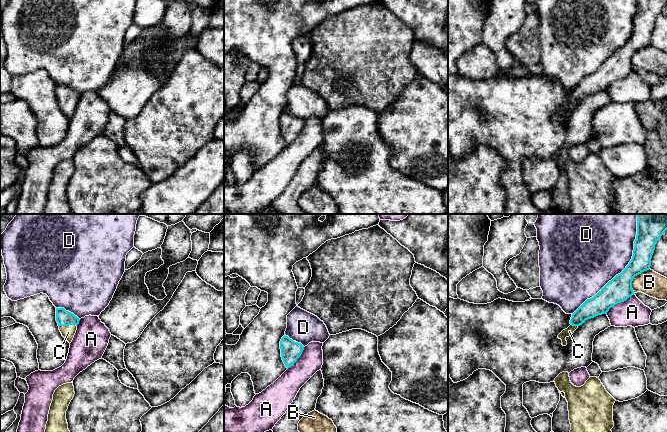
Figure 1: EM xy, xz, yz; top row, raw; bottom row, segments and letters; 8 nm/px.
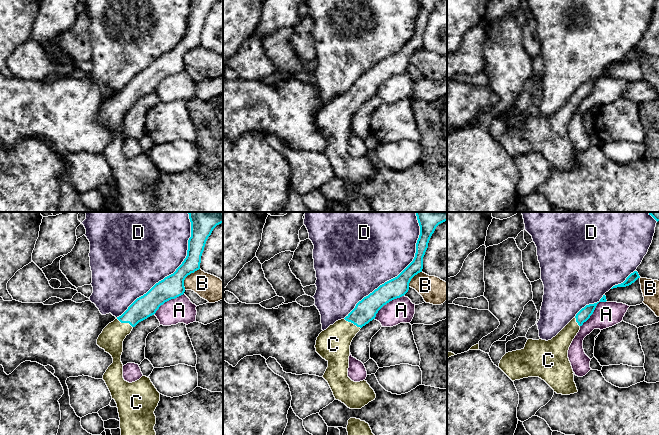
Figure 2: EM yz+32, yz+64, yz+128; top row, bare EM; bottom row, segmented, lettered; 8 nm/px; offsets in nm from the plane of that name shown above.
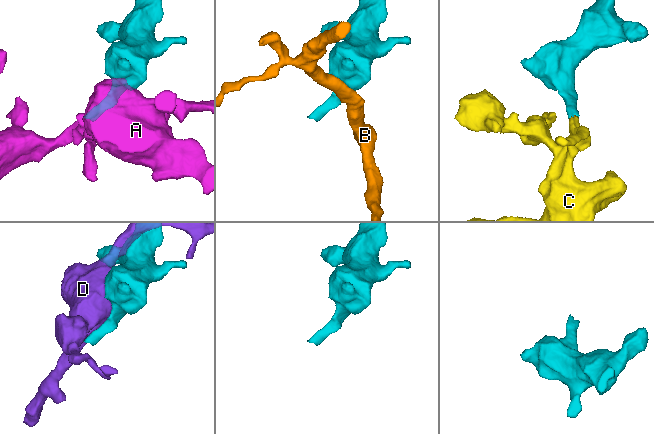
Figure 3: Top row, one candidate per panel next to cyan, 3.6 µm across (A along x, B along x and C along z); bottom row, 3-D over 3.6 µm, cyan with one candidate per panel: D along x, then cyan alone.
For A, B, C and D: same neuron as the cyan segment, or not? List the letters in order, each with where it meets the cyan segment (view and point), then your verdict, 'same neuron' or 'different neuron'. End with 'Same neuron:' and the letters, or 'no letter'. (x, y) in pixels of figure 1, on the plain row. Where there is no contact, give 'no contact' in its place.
A: meets cyan in yz at (619, 78); different neuron
B: meets cyan in yz at (633, 54); different neuron
C: meets cyan in xy at (67, 101); same neuron
D: meets cyan in yz at (621, 48); different neuron
Same neuron: C

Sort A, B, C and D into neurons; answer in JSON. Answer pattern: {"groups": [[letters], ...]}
{"groups": [["A"], ["B"], ["C"], ["D"]]}

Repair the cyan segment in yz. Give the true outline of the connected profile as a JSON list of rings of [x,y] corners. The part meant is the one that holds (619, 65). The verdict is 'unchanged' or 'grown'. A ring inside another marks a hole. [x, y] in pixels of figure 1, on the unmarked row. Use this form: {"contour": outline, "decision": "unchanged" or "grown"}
{"contour": [[[637,0],[633,32],[626,44],[609,57],[594,73],[587,75],[573,90],[570,102],[558,114],[566,122],[566,114],[586,96],[607,90],[614,81],[634,71],[632,57],[635,52],[650,45],[651,34],[657,17],[667,6],[667,0]]], "decision": "grown"}

